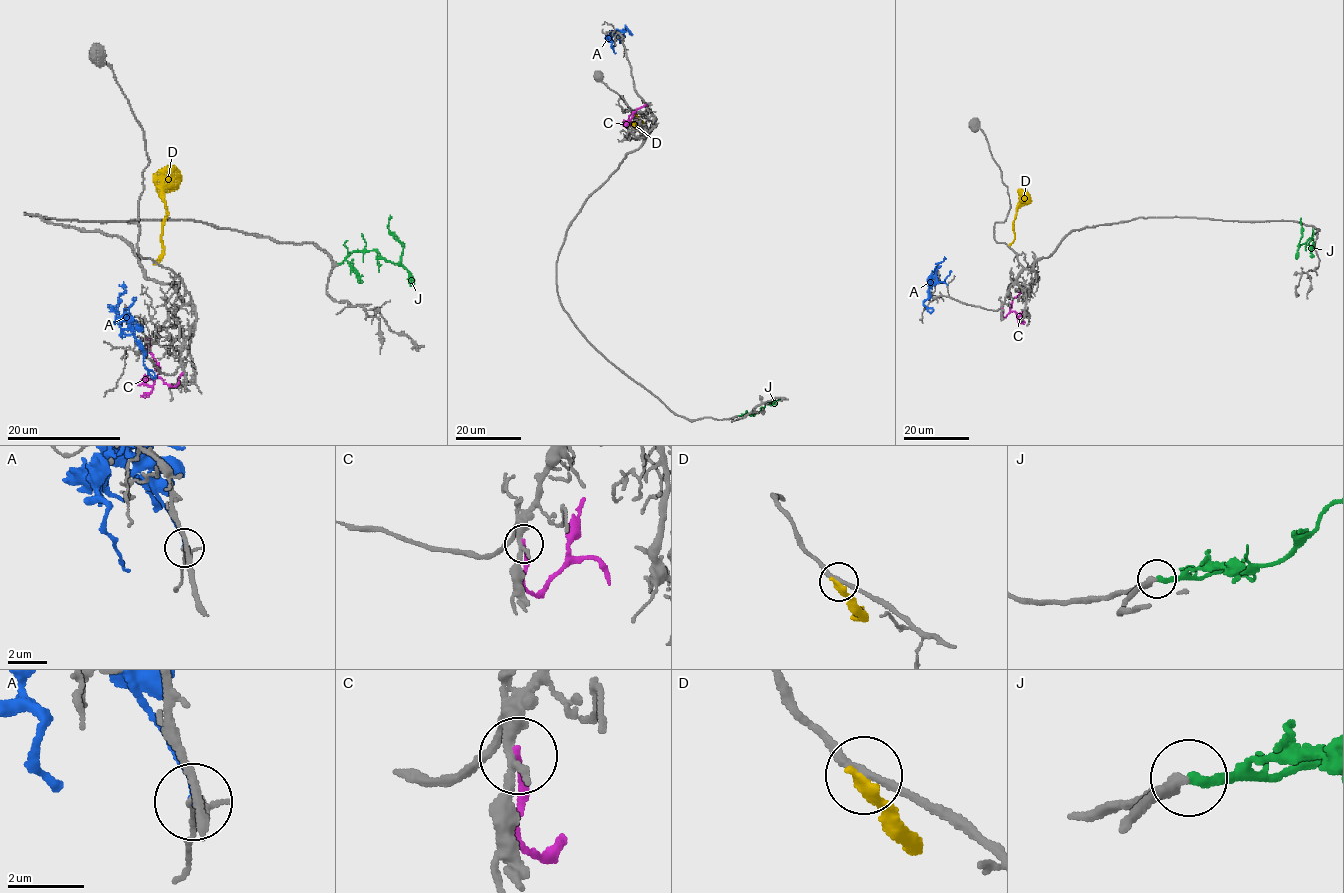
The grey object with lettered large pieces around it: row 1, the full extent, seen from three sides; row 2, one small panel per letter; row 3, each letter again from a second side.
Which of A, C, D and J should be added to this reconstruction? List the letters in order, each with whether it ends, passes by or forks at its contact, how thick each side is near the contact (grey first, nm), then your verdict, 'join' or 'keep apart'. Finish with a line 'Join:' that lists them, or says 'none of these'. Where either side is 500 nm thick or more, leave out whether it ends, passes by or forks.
A: it ends there; 100 nm thick on the grey side, 190 nm on the other; keep apart
C: it ends there; 320 nm thick on the grey side, 190 nm on the other; keep apart
D: it ends there; 220 nm thick on the grey side, 340 nm on the other; keep apart
J: it ends there; 340 nm thick on the grey side, 280 nm on the other; join
Join: J

